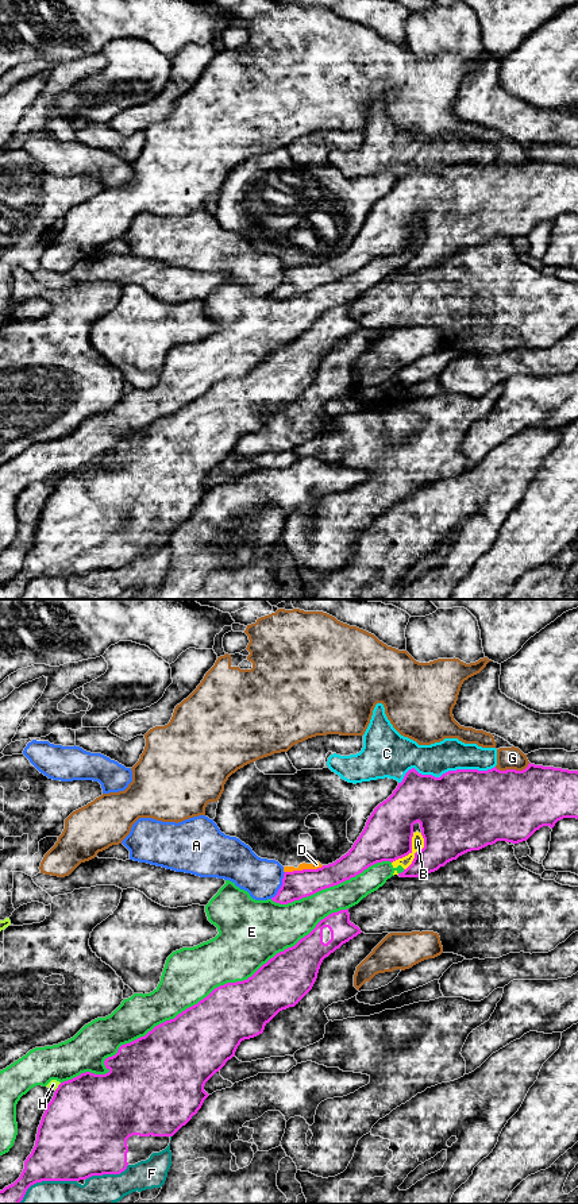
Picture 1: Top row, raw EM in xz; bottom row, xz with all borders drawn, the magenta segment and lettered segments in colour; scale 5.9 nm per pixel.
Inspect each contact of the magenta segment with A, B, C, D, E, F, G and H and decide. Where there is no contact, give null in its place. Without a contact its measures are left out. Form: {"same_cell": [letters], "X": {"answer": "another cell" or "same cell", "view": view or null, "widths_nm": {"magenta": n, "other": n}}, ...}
{"same_cell": [], "A": {"answer": "another cell", "view": "xz", "widths_nm": {"magenta": 170, "other": 240}}, "B": {"answer": "another cell", "view": "xz", "widths_nm": {"magenta": 320, "other": 80}}, "C": {"answer": "another cell", "view": "xz", "widths_nm": {"magenta": 480, "other": 190}}, "D": {"answer": "another cell", "view": "xz", "widths_nm": {"magenta": 170, "other": 50}}, "E": {"answer": "another cell", "view": "xz", "widths_nm": {"magenta": 400, "other": 320}}, "F": {"answer": "another cell", "view": "xz", "widths_nm": {"magenta": 460, "other": 260}}, "G": {"answer": "another cell", "view": "xz", "widths_nm": {"magenta": 420, "other": 130}}, "H": {"answer": "another cell", "view": "xz", "widths_nm": {"magenta": 480, "other": 60}}}

